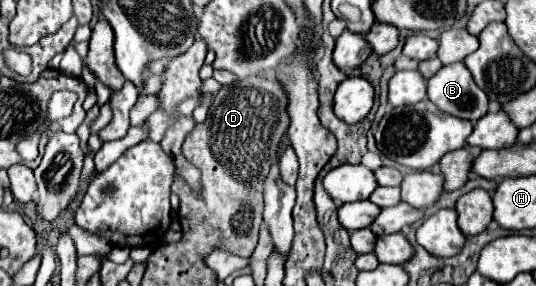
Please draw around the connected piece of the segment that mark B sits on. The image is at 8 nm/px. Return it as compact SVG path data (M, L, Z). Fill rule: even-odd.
M464 63L444 65L436 75L426 79L428 99L444 113L476 121L488 111L486 93L474 83Z

